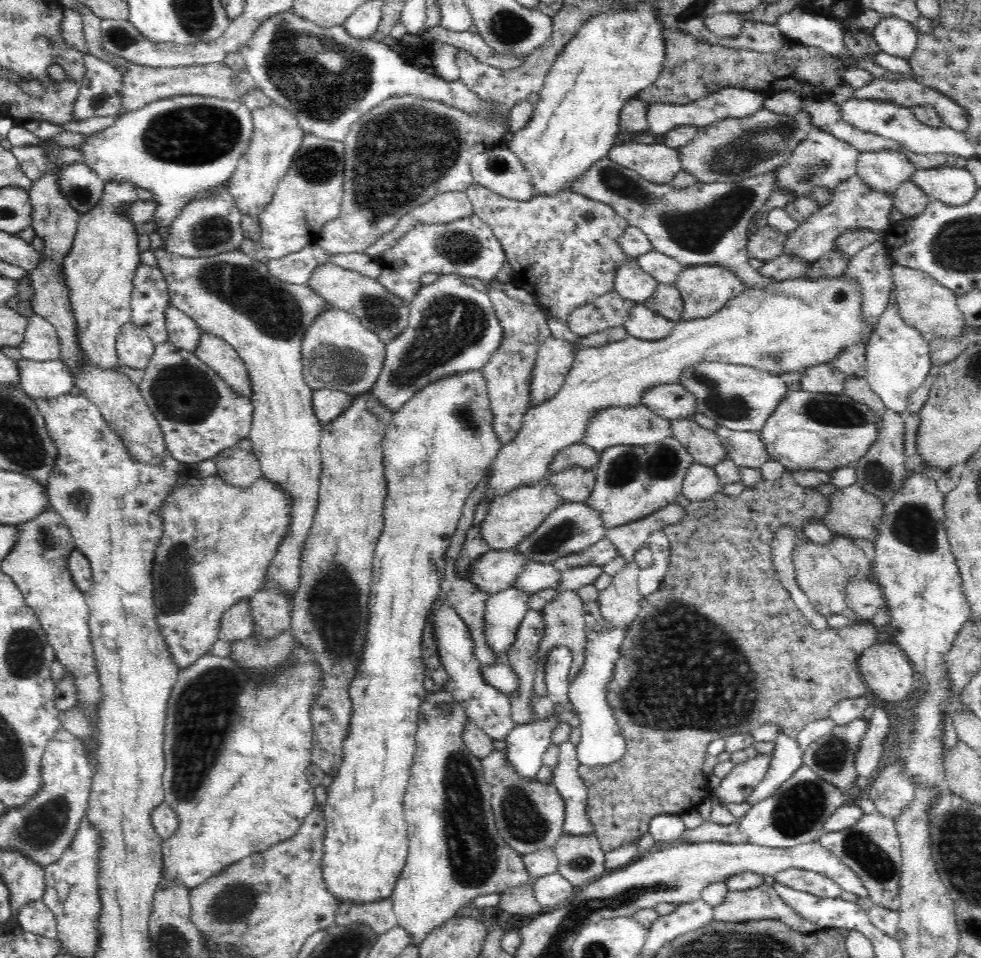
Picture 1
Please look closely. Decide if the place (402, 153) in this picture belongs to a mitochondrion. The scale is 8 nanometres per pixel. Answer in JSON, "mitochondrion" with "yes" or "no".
{"mitochondrion":"yes"}

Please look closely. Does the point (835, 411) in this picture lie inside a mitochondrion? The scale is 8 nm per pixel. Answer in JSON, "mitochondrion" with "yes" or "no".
{"mitochondrion":"yes"}

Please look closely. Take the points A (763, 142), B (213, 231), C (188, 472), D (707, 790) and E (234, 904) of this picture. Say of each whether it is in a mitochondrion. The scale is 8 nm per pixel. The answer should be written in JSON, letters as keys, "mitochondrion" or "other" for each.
{"A":"mitochondrion","B":"mitochondrion","C":"other","D":"other","E":"mitochondrion"}

